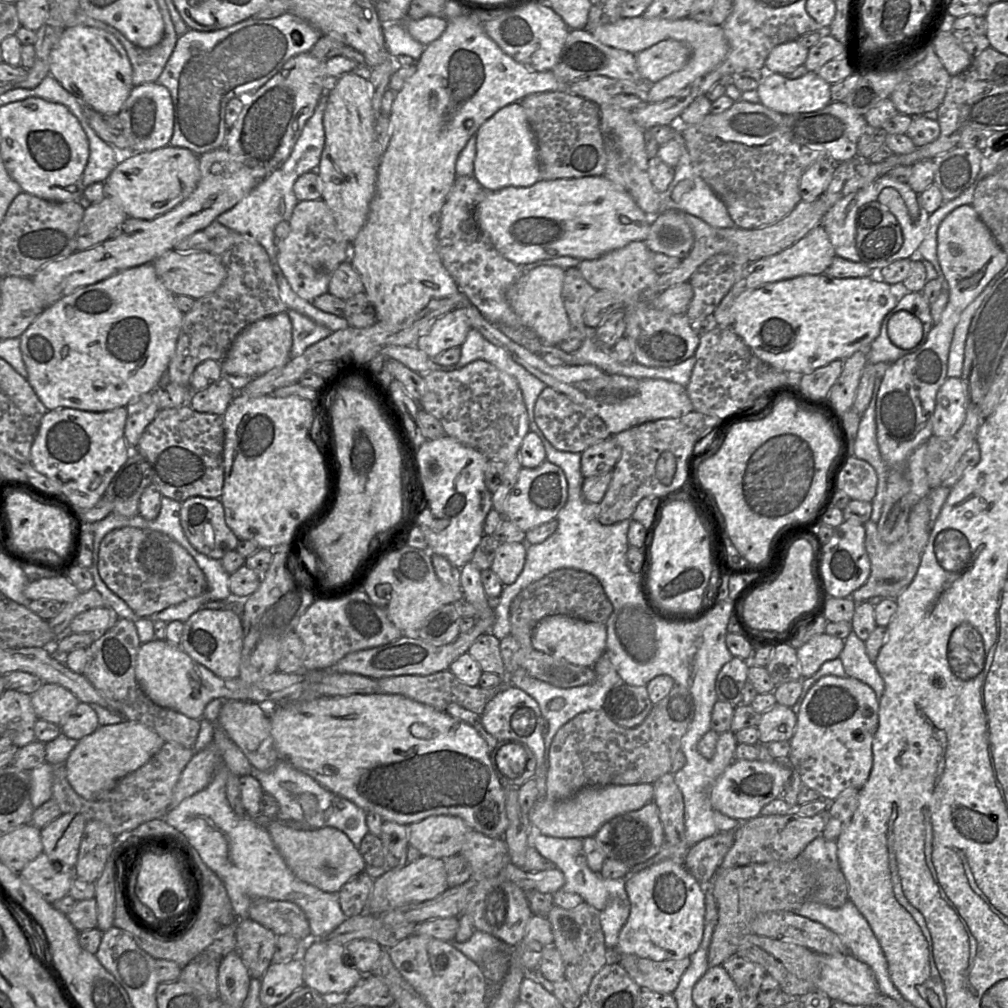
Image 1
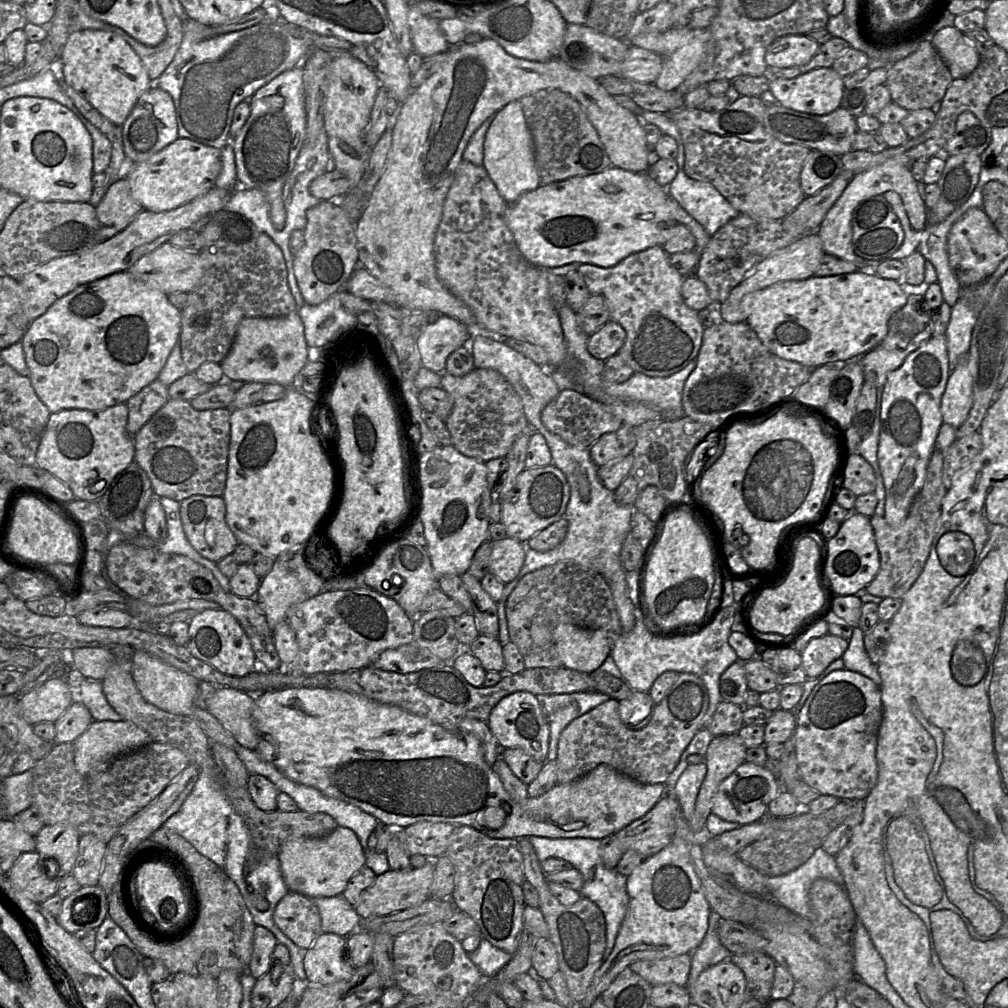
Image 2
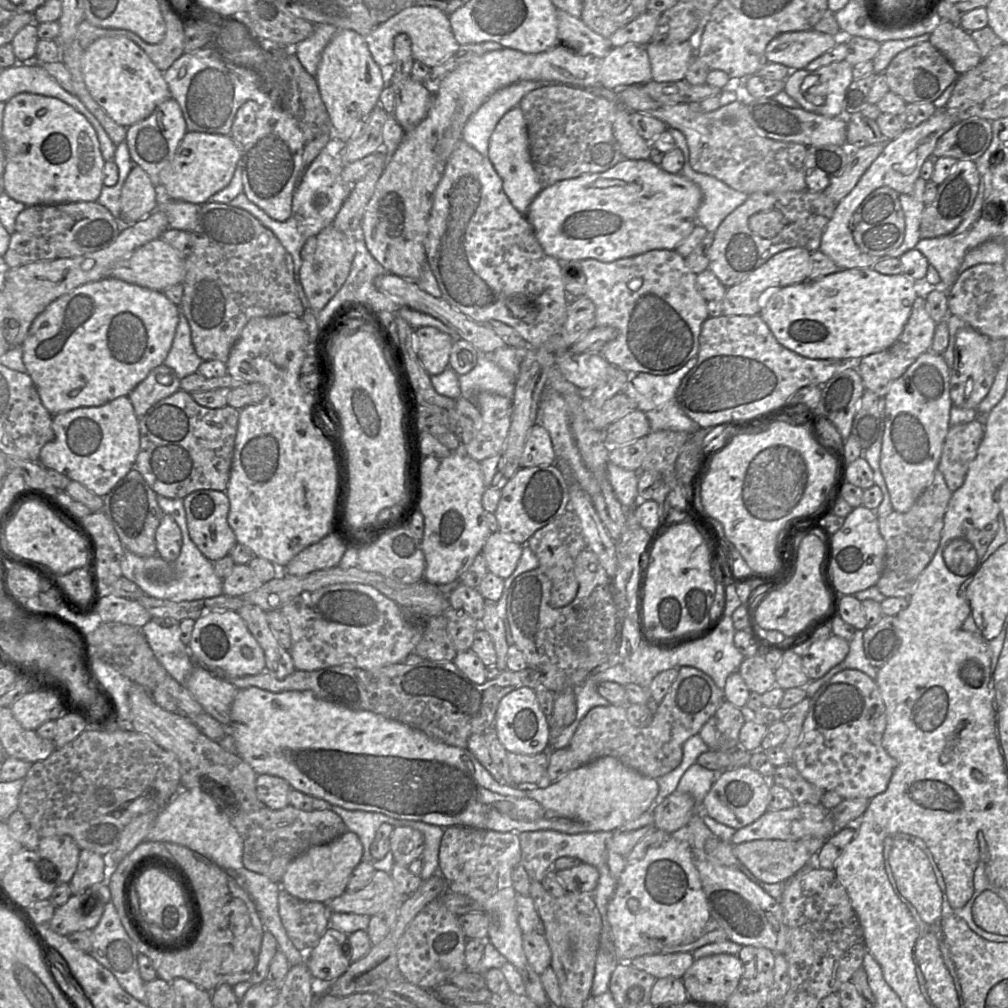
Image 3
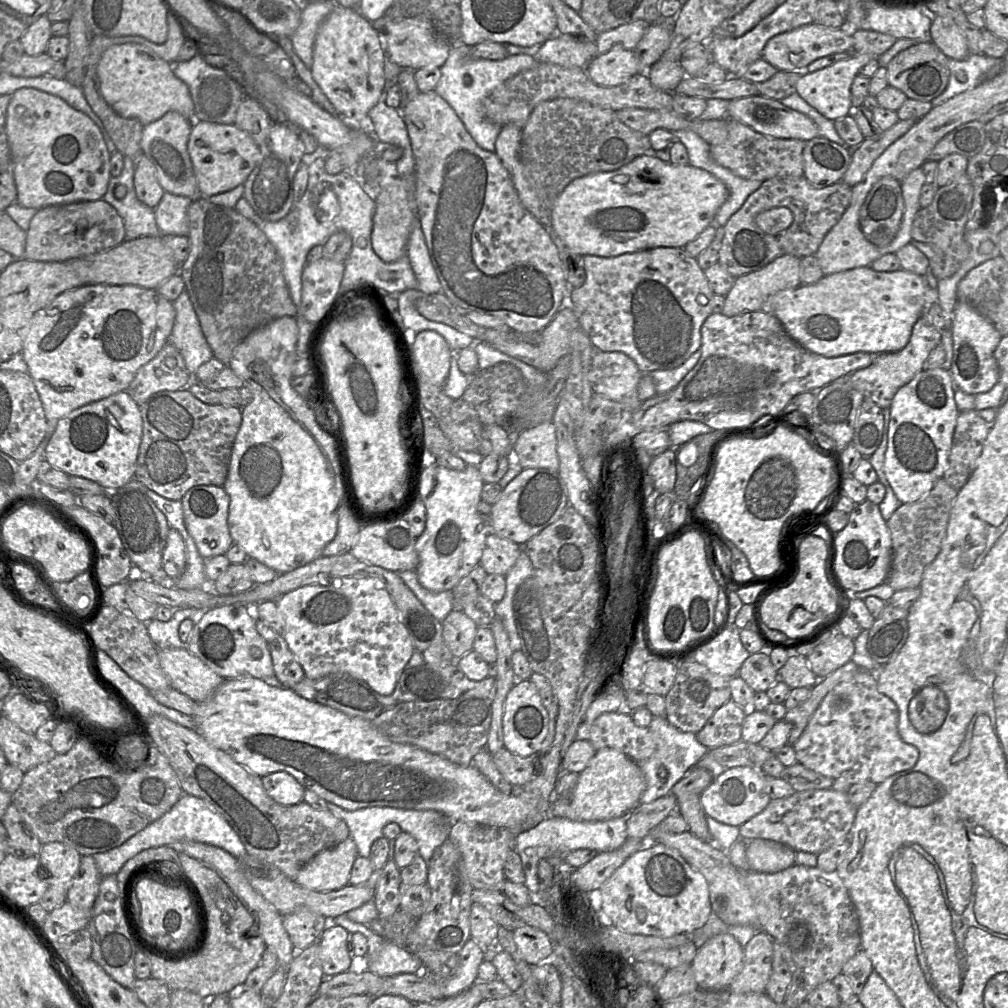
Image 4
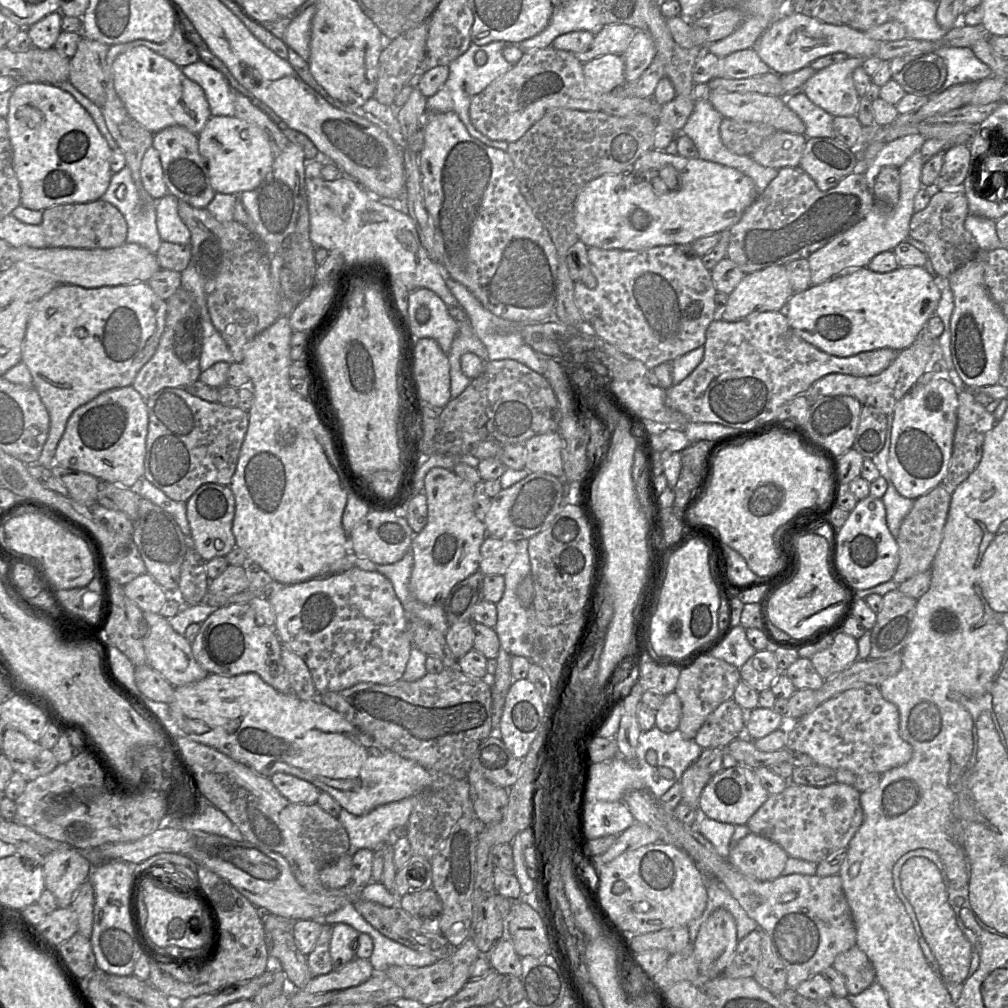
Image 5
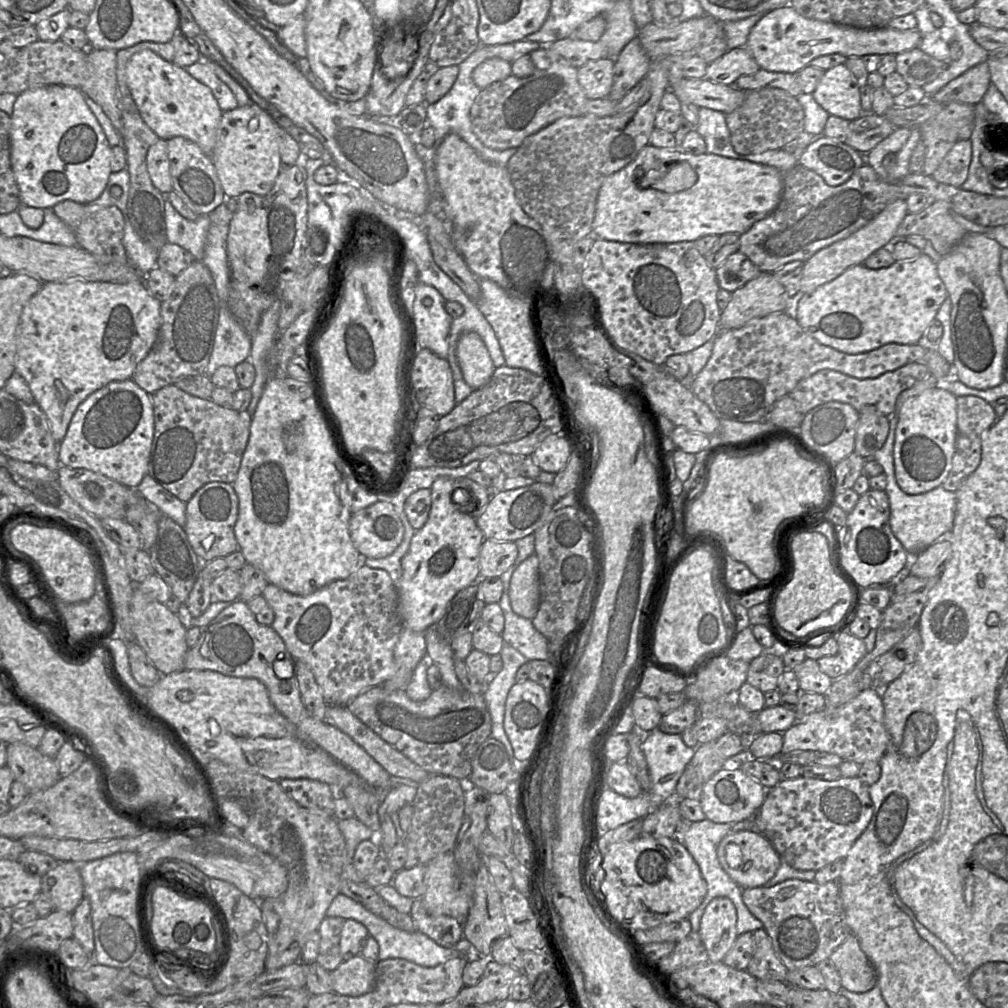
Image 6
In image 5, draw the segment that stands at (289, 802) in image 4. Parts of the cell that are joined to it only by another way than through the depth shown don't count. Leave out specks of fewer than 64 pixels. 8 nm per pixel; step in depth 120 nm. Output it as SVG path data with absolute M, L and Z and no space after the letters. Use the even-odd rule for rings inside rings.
M278 772L270 777L278 791L290 802L317 804L321 790L312 783L296 776Z

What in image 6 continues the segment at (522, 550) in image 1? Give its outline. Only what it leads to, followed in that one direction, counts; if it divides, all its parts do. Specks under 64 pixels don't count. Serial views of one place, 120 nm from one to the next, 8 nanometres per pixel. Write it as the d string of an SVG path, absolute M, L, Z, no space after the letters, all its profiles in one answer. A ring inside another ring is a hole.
M485 538L480 547L480 578L500 577L516 560L514 541L497 541Z

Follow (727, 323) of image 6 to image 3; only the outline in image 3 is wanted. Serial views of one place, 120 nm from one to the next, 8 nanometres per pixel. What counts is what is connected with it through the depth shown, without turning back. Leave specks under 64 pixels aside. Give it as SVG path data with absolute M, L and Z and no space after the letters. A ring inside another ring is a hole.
M790 248L772 256L769 260L752 271L744 279L730 287L727 287L724 298L722 299L722 315L759 314L761 310L761 300L766 301L764 292L767 288L784 287L809 280L811 272L810 255L811 252L805 248Z

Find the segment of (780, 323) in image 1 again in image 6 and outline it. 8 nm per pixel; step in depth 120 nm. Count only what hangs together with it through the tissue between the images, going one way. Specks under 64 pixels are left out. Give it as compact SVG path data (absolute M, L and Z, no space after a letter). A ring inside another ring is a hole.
M921 253L912 260L895 261L887 268L869 269L863 264L849 267L834 280L819 286L813 292L802 294L795 320L820 344L846 354L858 354L889 343L917 344L926 335L927 328L936 319L936 314L947 297L937 264L928 255Z

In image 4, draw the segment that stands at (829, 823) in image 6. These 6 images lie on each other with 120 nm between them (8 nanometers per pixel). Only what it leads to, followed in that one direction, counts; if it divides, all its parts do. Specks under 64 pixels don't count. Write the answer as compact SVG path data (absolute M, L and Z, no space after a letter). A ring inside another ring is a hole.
M812 789L795 791L788 797L771 799L763 811L750 818L739 827L740 839L765 839L787 845L796 852L809 852L818 855L824 850L848 841L855 820L857 807L854 806L846 793L829 789Z

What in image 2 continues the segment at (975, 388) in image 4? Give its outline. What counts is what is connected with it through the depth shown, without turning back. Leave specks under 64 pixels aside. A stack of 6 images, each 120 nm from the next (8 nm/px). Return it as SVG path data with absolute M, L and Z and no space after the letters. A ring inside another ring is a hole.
M968 353L966 357L957 364L956 368L951 371L945 391L941 398L940 411L943 423L949 424L958 429L966 421L973 404L972 377L968 369Z

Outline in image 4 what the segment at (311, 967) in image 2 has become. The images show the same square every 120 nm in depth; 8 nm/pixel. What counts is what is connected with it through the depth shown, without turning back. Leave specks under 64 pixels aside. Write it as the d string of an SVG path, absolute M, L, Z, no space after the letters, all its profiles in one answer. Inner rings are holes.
M327 925L318 943L323 973L327 977L351 970L353 955L348 948L350 933L340 925Z

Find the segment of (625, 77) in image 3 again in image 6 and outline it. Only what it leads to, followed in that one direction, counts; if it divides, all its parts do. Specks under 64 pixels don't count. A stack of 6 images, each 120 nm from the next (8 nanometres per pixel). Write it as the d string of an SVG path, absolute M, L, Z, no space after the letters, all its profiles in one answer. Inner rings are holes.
M611 57L586 62L578 68L578 82L587 99L607 98L611 92L615 61Z

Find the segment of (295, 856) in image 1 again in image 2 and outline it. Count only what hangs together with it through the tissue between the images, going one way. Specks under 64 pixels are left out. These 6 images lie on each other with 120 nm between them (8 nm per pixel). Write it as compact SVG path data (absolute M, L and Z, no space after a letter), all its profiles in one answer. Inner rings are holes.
M338 826L322 838L296 838L284 842L278 859L289 890L316 898L342 895L349 879L365 865L366 855L356 834Z

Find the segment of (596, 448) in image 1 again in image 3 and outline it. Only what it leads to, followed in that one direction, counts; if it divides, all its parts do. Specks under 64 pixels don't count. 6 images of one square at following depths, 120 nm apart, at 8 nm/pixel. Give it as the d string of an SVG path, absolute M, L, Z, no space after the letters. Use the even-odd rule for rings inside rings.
M634 409L605 429L605 446L610 452L621 445L645 437L650 431L650 423L646 415L641 410Z

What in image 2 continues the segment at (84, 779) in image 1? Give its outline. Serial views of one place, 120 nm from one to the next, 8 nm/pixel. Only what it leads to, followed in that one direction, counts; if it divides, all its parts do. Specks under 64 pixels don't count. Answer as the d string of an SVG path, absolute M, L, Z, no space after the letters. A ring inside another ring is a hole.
M93 721L74 743L74 764L79 774L88 776L101 770L115 757L137 750L153 742L152 737L133 723L122 721Z

